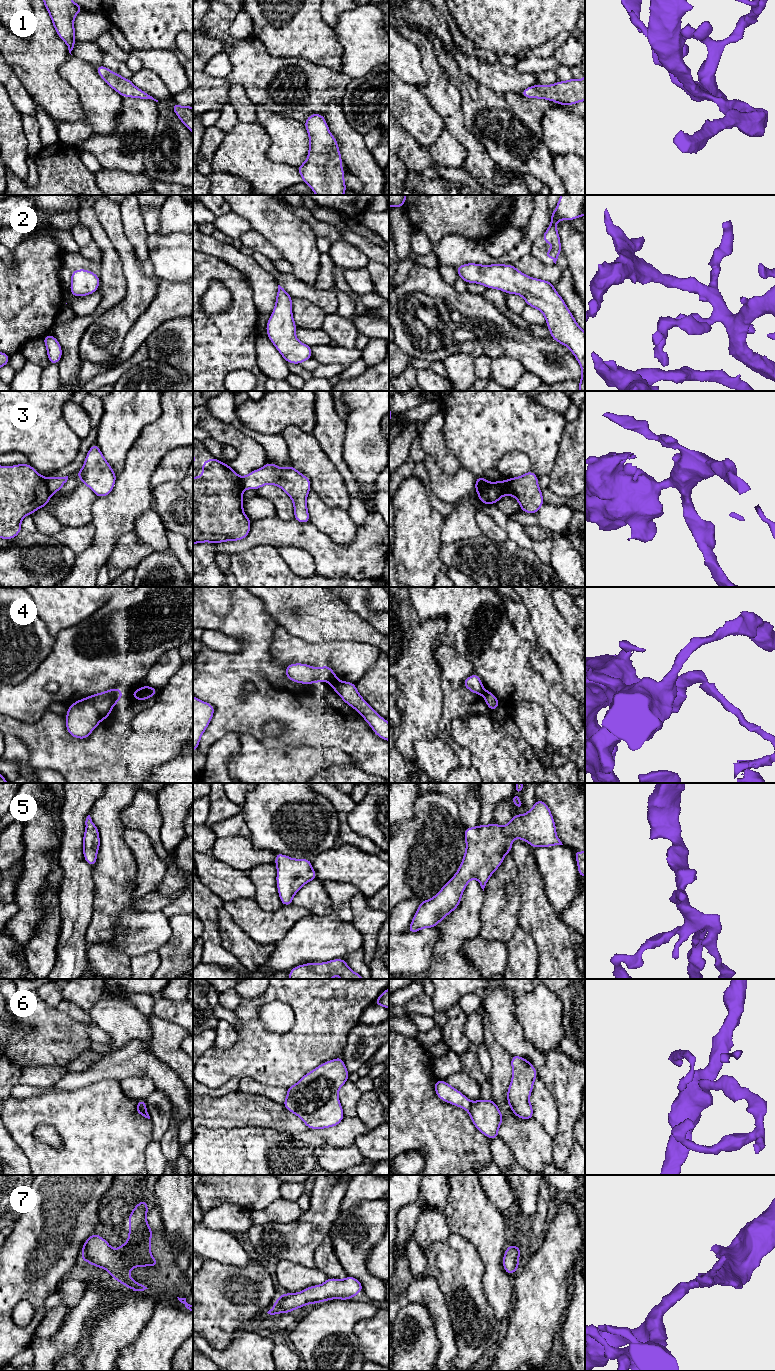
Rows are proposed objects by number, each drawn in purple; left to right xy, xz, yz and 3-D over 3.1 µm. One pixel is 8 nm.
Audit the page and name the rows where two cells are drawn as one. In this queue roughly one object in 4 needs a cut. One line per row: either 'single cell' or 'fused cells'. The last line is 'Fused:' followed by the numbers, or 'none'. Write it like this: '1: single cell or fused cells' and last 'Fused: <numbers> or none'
1: single cell
2: single cell
3: fused cells
4: fused cells
5: single cell
6: fused cells
7: single cell
Fused: 3, 4, 6

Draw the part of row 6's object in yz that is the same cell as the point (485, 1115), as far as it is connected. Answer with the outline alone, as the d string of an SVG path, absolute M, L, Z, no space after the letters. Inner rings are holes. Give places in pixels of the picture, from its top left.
M492 1099L472 1102L468 1112L472 1123L482 1134L489 1139L499 1139L498 1130L503 1122L503 1115Z

